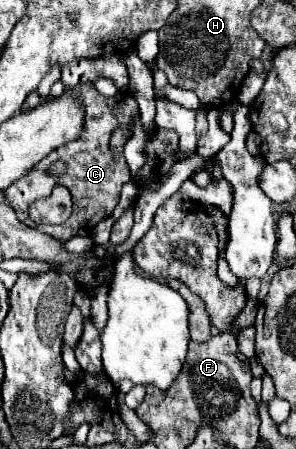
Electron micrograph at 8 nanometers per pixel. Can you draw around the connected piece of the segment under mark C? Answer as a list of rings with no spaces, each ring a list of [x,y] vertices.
[[[93,83],[77,85],[73,89],[73,93],[81,95],[83,103],[87,105],[83,133],[79,135],[77,141],[71,141],[71,143],[55,149],[51,155],[47,155],[35,167],[35,173],[39,171],[39,173],[45,175],[49,165],[55,163],[57,159],[61,159],[61,161],[65,161],[69,165],[67,171],[57,177],[57,185],[65,185],[71,191],[71,195],[73,195],[71,219],[67,219],[61,225],[35,225],[41,231],[45,231],[45,233],[49,233],[49,235],[53,235],[53,237],[57,237],[61,241],[69,241],[75,235],[91,235],[93,227],[99,221],[107,219],[113,213],[113,209],[117,207],[121,187],[123,187],[123,183],[127,183],[131,179],[131,173],[129,173],[125,157],[123,155],[115,155],[109,149],[109,141],[111,141],[113,131],[117,127],[127,127],[129,131],[133,131],[135,129],[135,119],[139,117],[139,107],[137,107],[137,101],[135,101],[135,97],[131,93],[119,91],[113,97],[103,97],[93,87]]]

